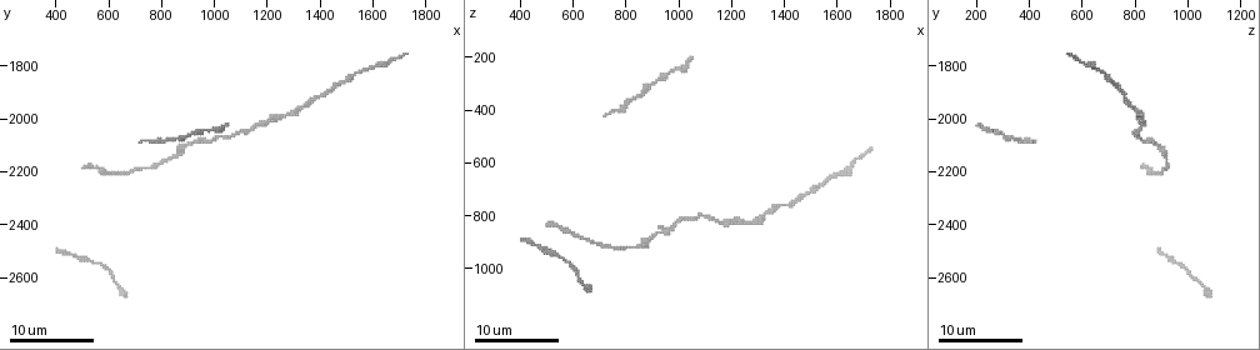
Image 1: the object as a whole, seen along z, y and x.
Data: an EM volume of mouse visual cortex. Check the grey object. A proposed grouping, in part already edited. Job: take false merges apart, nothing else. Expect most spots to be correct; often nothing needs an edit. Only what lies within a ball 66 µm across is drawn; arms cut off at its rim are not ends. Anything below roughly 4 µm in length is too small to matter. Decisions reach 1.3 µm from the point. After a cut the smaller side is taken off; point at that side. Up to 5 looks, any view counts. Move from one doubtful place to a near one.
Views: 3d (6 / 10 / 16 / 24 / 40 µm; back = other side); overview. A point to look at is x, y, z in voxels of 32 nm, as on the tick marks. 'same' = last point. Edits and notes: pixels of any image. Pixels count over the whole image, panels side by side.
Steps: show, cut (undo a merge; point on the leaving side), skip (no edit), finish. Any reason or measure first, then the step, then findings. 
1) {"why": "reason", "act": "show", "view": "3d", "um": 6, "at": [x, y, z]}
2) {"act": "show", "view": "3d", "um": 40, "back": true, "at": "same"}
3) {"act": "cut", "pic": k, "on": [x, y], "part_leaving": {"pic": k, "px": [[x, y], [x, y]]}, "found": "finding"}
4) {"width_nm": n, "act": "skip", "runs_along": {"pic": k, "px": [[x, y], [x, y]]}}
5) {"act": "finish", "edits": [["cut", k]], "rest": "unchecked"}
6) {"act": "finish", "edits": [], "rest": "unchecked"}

{"act": "show", "view": "3d", "um": 24, "at": [890, 2110, 900]}

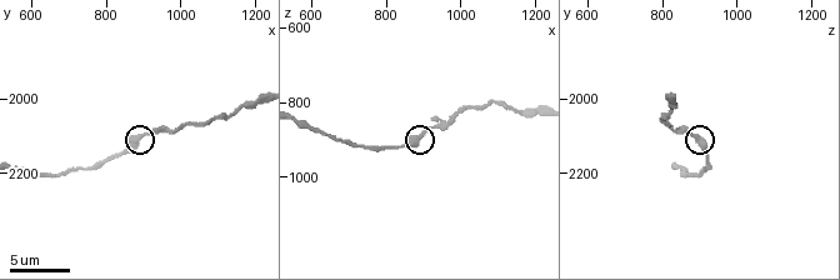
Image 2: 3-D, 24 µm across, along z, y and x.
{"act": "show", "view": "3d", "um": 10, "at": [880, 2110, 900]}

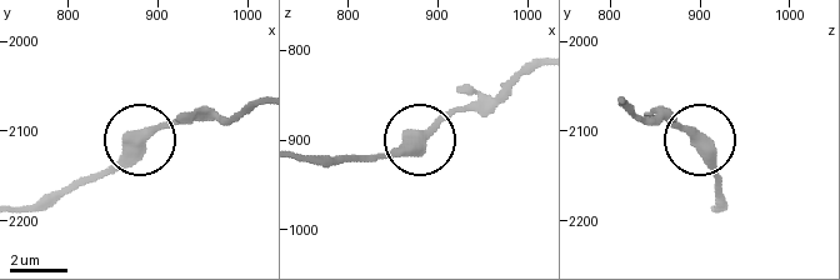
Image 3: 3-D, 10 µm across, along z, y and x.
{"width_nm": 380, "act": "skip", "runs_along": {"pic": 3, "px": [[428, 131], [368, 158]]}, "found": "one neuron here"}

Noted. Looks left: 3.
{"act": "show", "view": "3d", "um": 6, "at": [1170, 2010, 830]}

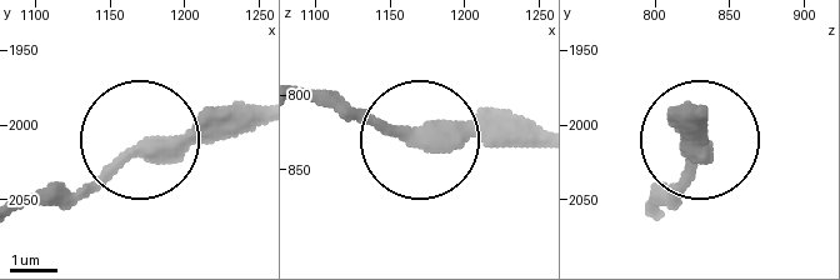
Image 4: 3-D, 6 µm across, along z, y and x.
{"act": "skip", "runs_along": {"pic": 4, "px": [[303, 95], [434, 143], [538, 143]]}, "found": "continuous, no second neuron"}

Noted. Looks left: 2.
{"why": "a narrow waist", "act": "show", "view": "3d", "um": 24, "at": [1390, 1920, 760]}

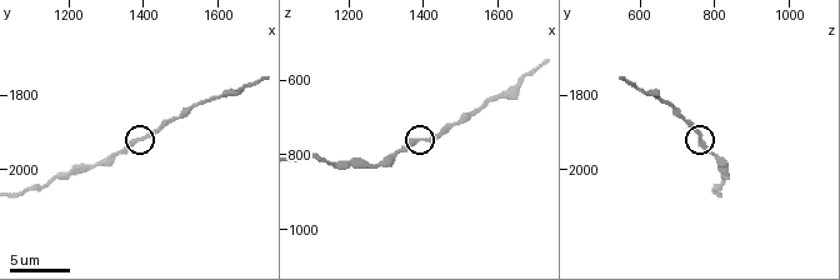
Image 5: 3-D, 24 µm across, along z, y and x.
{"why": "closer look", "act": "show", "view": "3d", "um": 10, "at": [1390, 1920, 760]}

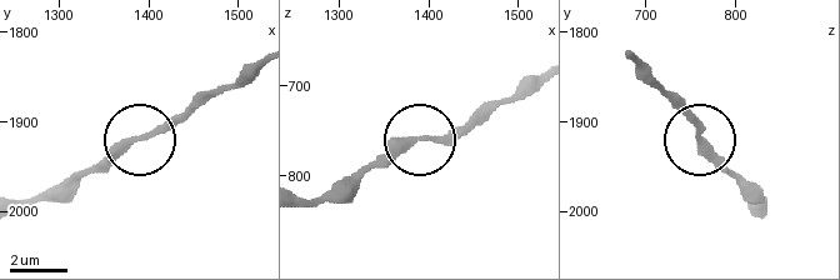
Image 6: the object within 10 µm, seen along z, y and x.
{"act": "skip", "runs_along": {"pic": 6, "px": [[303, 196], [339, 194], [418, 141], [454, 138], [480, 120]]}, "found": "all the same neuron"}

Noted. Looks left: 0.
{"act": "finish", "edits": [], "rest": "unchecked"}

